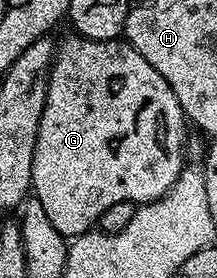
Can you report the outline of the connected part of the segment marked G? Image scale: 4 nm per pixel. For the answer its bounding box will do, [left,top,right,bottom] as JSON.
[31,33,189,237]

